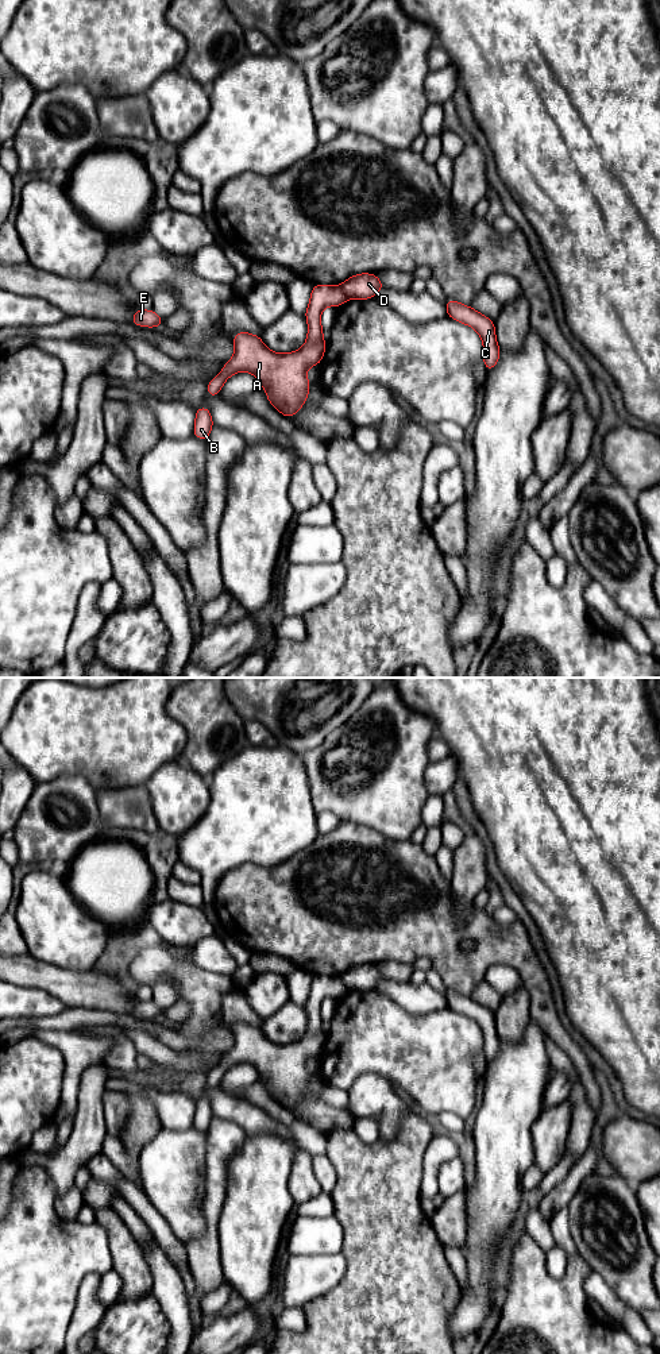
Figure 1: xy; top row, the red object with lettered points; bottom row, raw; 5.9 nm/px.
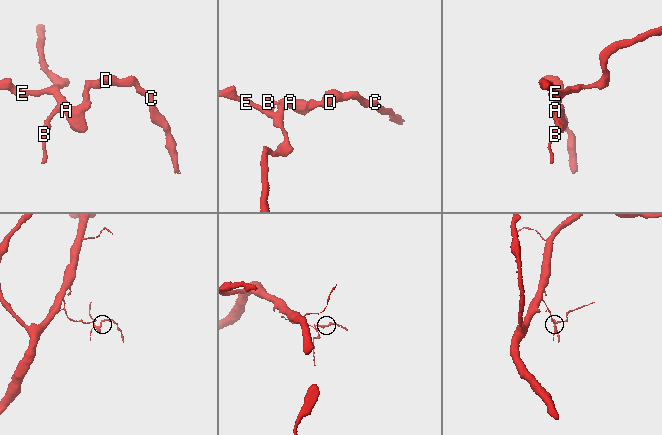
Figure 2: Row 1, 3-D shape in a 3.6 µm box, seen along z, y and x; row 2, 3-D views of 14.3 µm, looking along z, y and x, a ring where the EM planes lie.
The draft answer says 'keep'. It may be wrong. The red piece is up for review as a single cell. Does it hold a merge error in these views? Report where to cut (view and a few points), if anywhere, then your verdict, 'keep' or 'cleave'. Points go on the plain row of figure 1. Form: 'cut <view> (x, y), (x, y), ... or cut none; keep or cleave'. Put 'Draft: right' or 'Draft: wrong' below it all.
cut xy (340, 976), (348, 988); cleave
Draft: wrong

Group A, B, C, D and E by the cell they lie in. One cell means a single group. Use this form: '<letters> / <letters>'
A B E / C D

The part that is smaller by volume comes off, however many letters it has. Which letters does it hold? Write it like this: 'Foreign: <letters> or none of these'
Foreign: C, D

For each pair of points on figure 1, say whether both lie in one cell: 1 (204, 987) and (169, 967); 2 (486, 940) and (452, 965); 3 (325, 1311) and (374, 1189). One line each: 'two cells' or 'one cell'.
1: one cell
2: one cell
3: one cell

